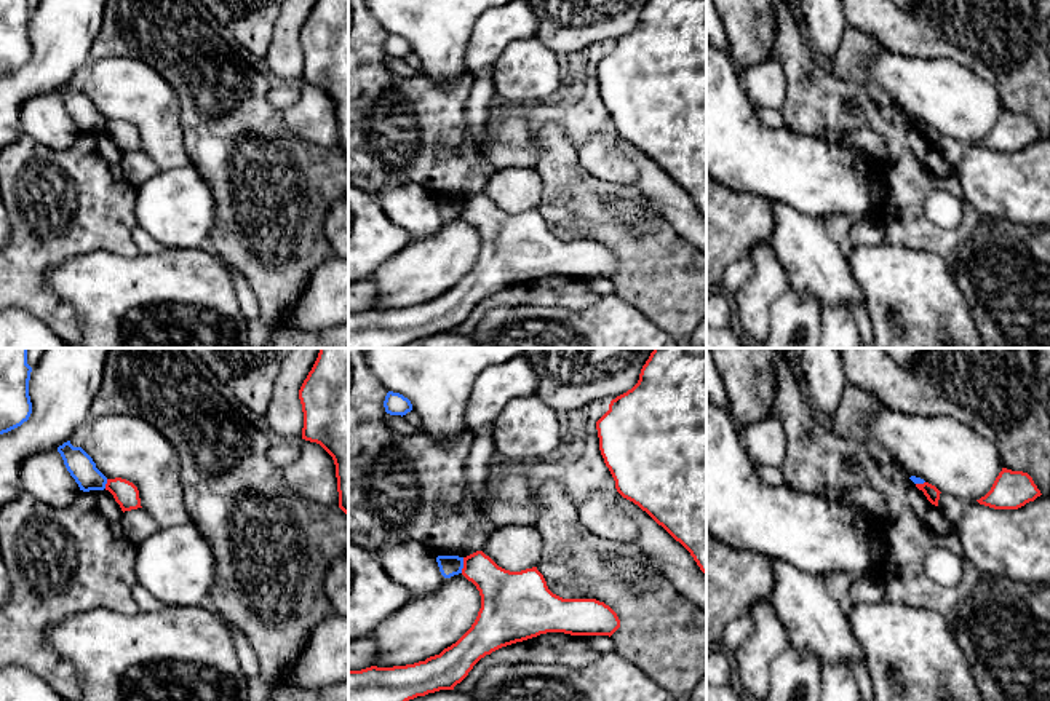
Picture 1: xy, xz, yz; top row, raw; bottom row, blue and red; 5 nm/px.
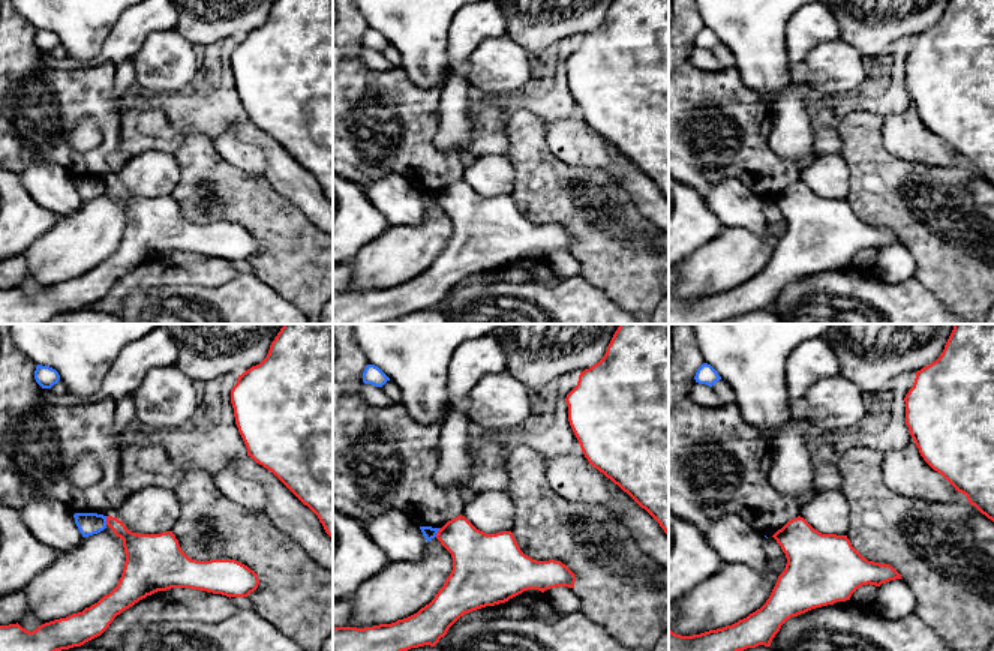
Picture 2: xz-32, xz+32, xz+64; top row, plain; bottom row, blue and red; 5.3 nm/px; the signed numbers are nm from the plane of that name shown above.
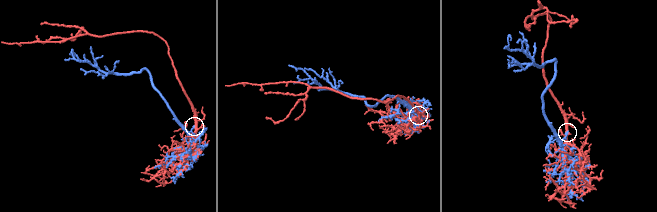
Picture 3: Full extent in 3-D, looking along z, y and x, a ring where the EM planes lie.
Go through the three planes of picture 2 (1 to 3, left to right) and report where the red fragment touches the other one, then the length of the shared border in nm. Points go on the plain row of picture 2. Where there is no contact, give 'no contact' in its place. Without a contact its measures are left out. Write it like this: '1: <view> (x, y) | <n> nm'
1: xz-32 (105, 185) | 50 nm
2: xz+32 (437, 197) | 50 nm
3: no contact

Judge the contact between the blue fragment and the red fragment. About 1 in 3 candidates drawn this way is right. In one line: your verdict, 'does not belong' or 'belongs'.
does not belong

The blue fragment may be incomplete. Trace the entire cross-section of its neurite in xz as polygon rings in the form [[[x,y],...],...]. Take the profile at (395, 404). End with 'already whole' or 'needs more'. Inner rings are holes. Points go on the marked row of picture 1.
[[[388,391],[384,401],[385,412],[390,415],[406,415],[412,410],[412,404],[400,393]]] | already whole

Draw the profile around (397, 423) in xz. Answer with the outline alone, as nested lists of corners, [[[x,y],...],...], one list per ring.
[[[385,414],[385,423],[392,431],[400,434],[425,434],[424,426],[414,426],[408,423],[401,415]]]

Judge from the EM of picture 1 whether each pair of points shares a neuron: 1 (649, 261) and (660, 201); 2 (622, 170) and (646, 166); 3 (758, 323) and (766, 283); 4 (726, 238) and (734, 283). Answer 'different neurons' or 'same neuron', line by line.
1: different neurons
2: different neurons
3: same neuron
4: different neurons

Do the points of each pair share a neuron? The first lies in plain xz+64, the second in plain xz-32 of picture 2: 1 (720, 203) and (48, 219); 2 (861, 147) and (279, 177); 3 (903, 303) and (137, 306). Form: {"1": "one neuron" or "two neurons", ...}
{"1": "two neurons", "2": "two neurons", "3": "one neuron"}

